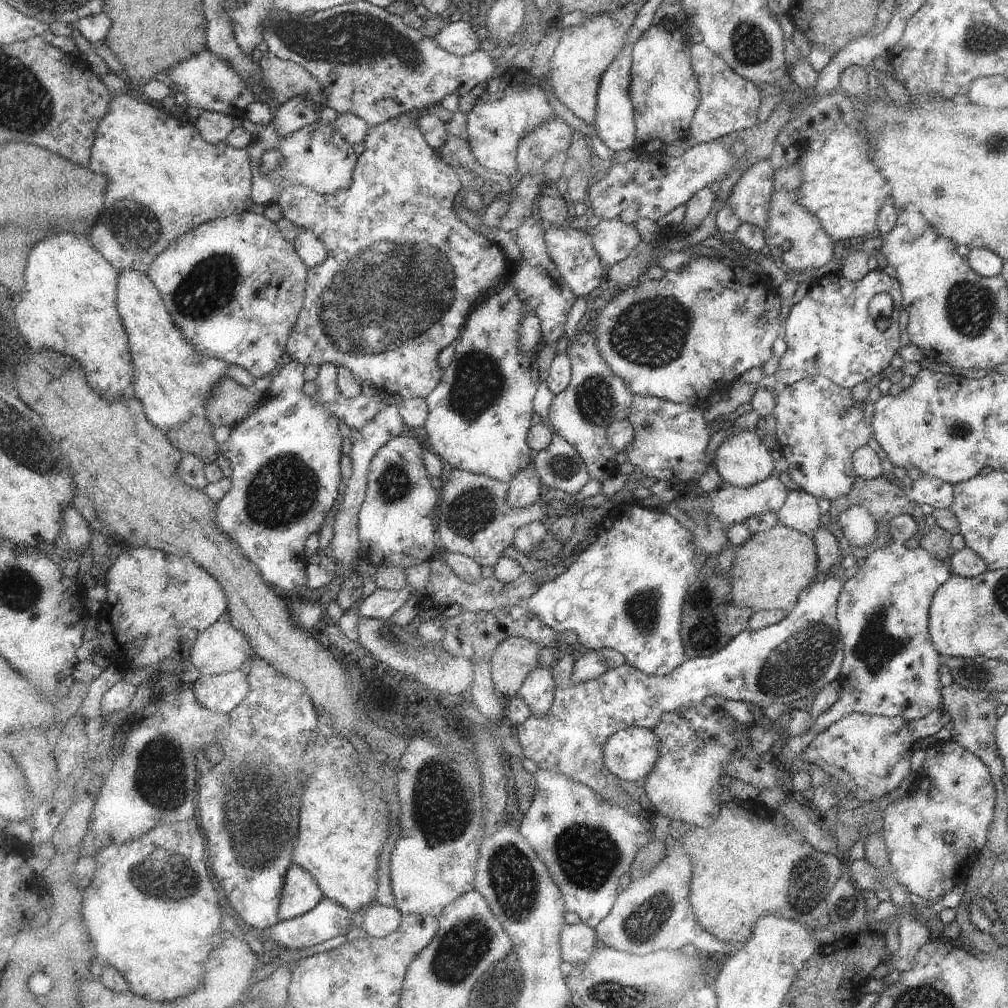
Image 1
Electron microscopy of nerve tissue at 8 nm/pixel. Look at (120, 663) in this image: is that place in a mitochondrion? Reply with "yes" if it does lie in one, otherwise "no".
no

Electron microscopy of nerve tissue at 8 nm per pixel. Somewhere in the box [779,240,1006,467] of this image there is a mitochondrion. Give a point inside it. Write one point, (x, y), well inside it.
(971, 307)

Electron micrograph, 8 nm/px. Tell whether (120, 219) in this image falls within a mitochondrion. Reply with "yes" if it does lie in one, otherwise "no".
yes

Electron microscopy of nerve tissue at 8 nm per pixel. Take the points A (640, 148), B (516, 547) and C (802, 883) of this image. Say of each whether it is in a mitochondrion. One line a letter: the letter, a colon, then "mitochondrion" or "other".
A: other
B: other
C: mitochondrion

